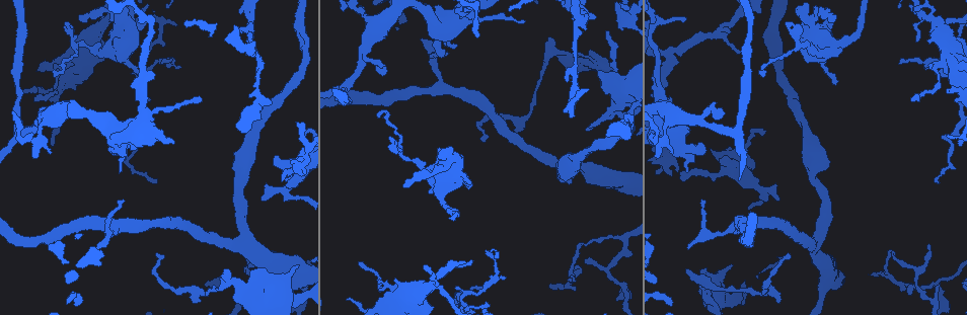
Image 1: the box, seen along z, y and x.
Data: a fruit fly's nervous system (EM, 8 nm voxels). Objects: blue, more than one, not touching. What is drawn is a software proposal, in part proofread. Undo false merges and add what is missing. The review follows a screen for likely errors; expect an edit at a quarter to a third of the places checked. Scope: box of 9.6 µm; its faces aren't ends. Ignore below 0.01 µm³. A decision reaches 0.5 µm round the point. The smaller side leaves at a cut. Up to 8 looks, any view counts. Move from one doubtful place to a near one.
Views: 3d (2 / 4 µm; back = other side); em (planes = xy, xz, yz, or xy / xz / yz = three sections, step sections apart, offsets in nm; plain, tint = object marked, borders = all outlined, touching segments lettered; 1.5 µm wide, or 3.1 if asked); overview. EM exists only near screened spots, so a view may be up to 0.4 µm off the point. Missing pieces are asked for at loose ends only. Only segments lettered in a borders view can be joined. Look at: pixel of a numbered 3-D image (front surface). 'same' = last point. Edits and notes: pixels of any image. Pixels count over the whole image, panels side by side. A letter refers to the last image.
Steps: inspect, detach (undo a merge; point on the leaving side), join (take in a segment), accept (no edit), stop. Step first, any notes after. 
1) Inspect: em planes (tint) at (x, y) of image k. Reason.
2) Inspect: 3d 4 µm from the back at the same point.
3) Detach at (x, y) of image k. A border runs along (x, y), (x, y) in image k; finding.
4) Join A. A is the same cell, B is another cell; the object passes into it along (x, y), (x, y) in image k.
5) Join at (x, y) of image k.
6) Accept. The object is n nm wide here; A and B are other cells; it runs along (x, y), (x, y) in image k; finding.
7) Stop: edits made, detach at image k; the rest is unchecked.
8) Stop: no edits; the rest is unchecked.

Inspect: 3d 4 µm at (835, 85) of image 1. Tapers out.

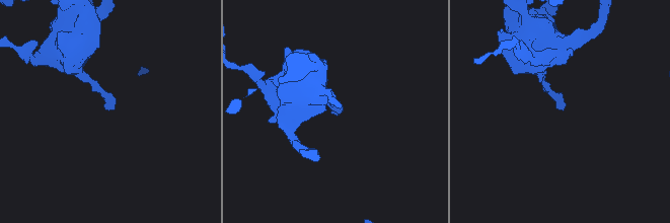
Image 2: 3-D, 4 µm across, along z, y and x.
Inspect: em xy step 8 (tint) at (335, 113) of image 2.

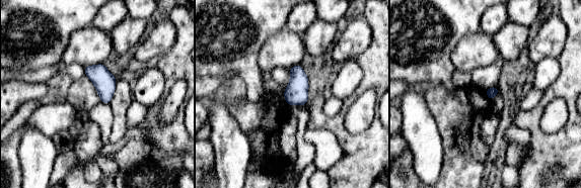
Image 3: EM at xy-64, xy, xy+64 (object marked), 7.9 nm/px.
Inspect: em planes (borders) at the same point. Cut it another way.

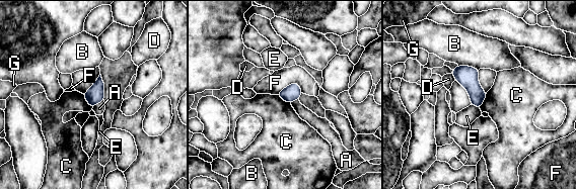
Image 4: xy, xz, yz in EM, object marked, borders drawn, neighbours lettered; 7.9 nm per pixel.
Accept. The object is 130 nm wide here; A, B, C, D, E, F and G are other cells; a border runs along (487, 93), (480, 108) in image 4; no lettered segment goes on from it.

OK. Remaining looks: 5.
Inspect: 3d 4 µm at (477, 37) of image 1. Thin end.

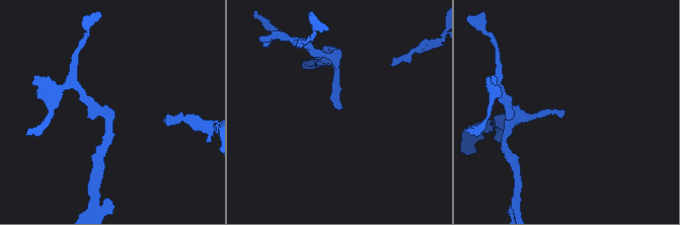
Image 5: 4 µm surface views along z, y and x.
Inspect: em planes (borders) at (339, 109) of image 5.

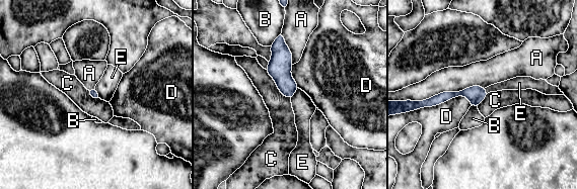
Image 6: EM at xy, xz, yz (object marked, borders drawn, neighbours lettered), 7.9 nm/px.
Accept. The longest contact is with A, 550 nm; A, B, C, D and E are other cells; none of them fits.

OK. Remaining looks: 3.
Inspect: em xz step 4 (tint) at (740, 12) of image 1. Sharp bend.

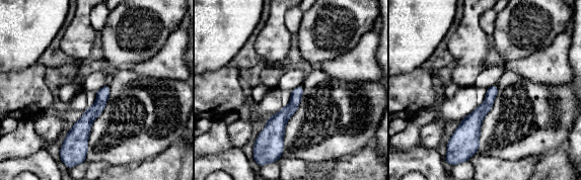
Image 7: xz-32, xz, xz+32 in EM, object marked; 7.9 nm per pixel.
Inspect: em planes (borders) at the same point.

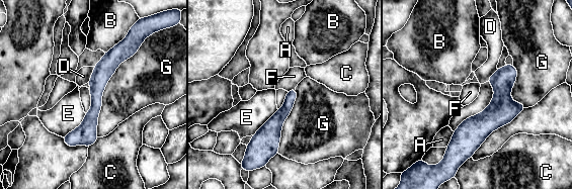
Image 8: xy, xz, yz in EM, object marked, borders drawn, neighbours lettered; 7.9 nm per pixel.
Accept. A, B, C, D, E, F and G are other cells; a border runs along (121, 63), (102, 94), (97, 136) in image 8; continuous, no second neuron.

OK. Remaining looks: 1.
Stop: no edits; the rest is unchecked.

